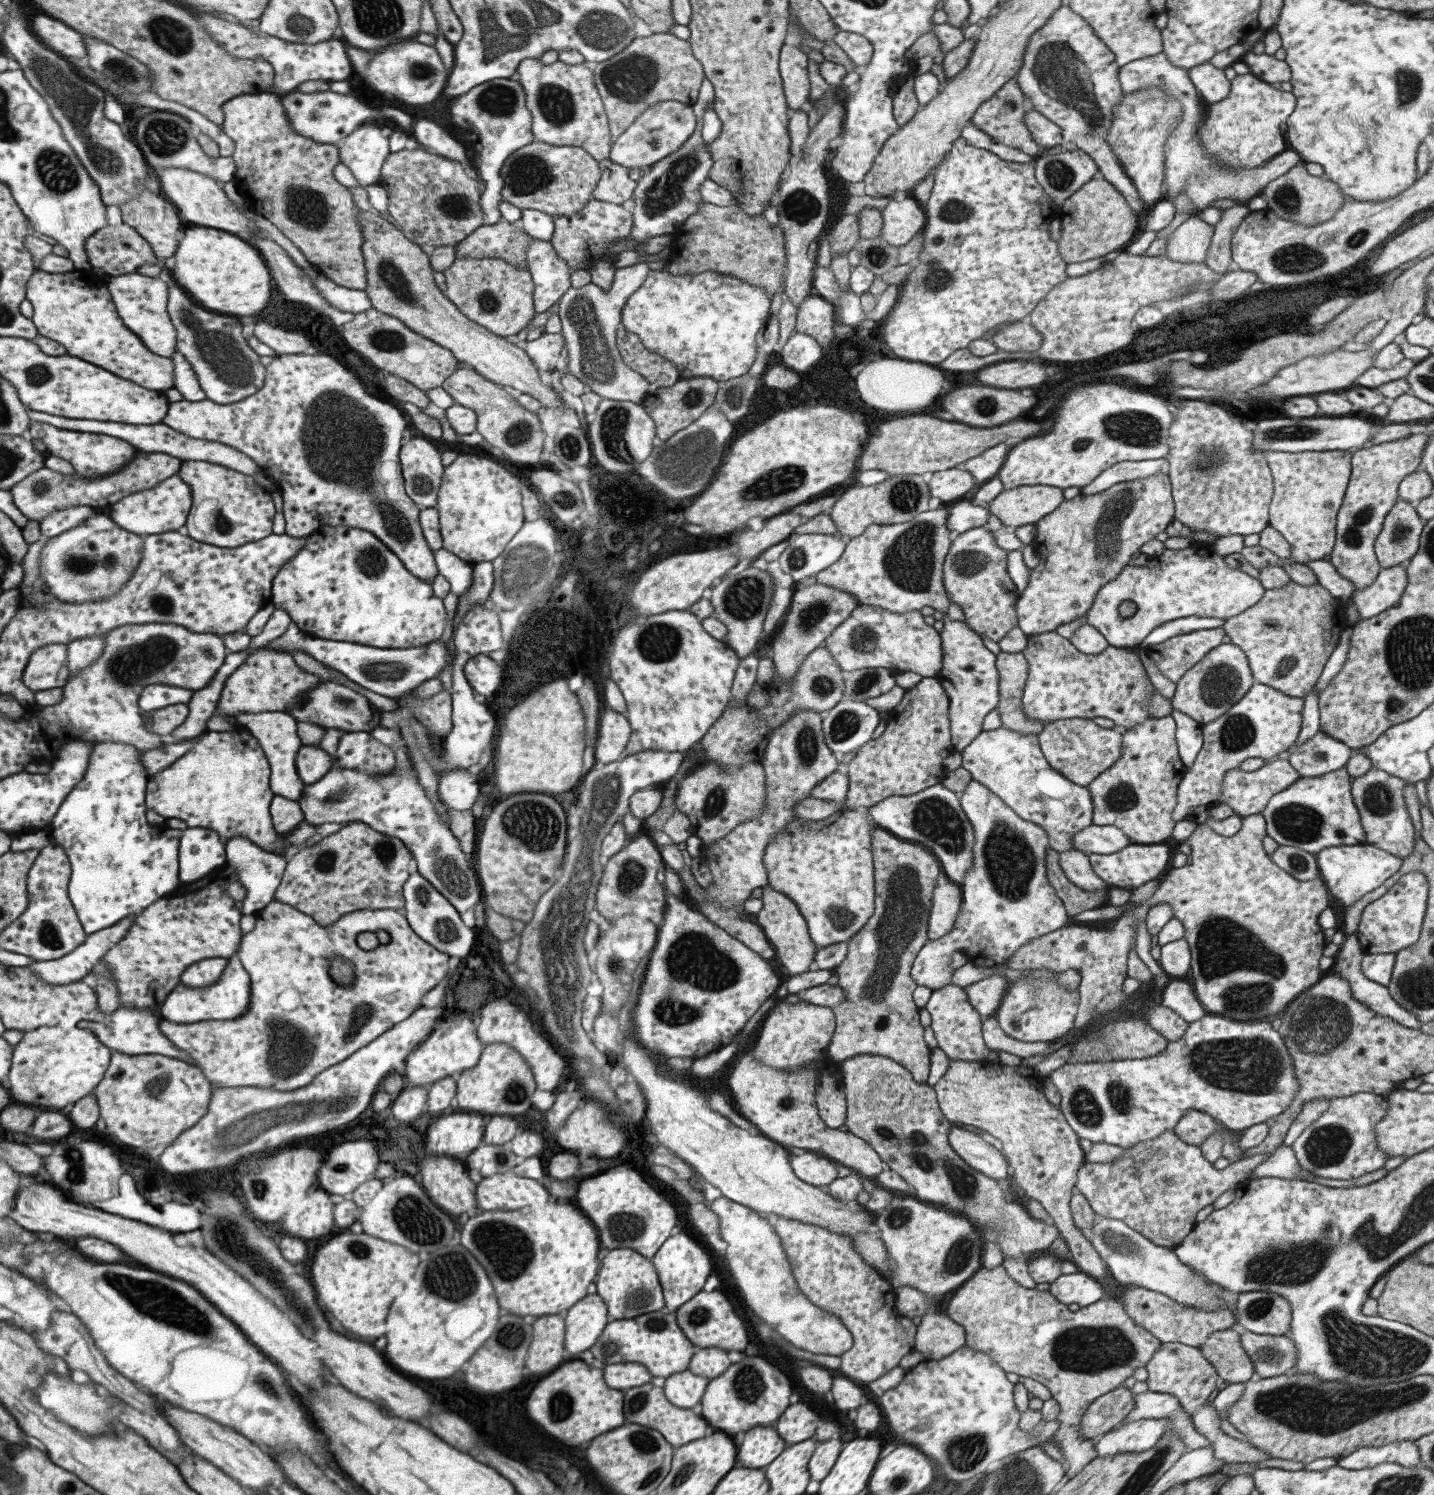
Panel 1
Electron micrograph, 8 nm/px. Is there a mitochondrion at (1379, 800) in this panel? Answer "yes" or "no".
yes

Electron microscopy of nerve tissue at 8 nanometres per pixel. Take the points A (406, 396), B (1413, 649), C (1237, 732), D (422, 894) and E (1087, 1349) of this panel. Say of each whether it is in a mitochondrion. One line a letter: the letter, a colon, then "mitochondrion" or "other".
A: other
B: mitochondrion
C: mitochondrion
D: mitochondrion
E: mitochondrion

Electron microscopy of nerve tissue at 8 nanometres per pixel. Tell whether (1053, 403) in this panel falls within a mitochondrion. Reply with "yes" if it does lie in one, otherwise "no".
no

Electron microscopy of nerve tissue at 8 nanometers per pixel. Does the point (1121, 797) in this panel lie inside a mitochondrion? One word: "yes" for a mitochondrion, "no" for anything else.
yes

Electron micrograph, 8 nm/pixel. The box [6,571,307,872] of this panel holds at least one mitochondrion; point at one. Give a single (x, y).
(134, 663)

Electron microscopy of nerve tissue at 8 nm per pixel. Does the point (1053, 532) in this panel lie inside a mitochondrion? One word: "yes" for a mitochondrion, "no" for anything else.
no

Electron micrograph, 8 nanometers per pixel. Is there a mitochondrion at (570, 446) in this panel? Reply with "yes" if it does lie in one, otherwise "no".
yes

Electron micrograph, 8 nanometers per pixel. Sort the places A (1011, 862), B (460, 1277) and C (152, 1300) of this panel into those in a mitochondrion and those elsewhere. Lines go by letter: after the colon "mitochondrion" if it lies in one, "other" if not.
A: mitochondrion
B: mitochondrion
C: mitochondrion

